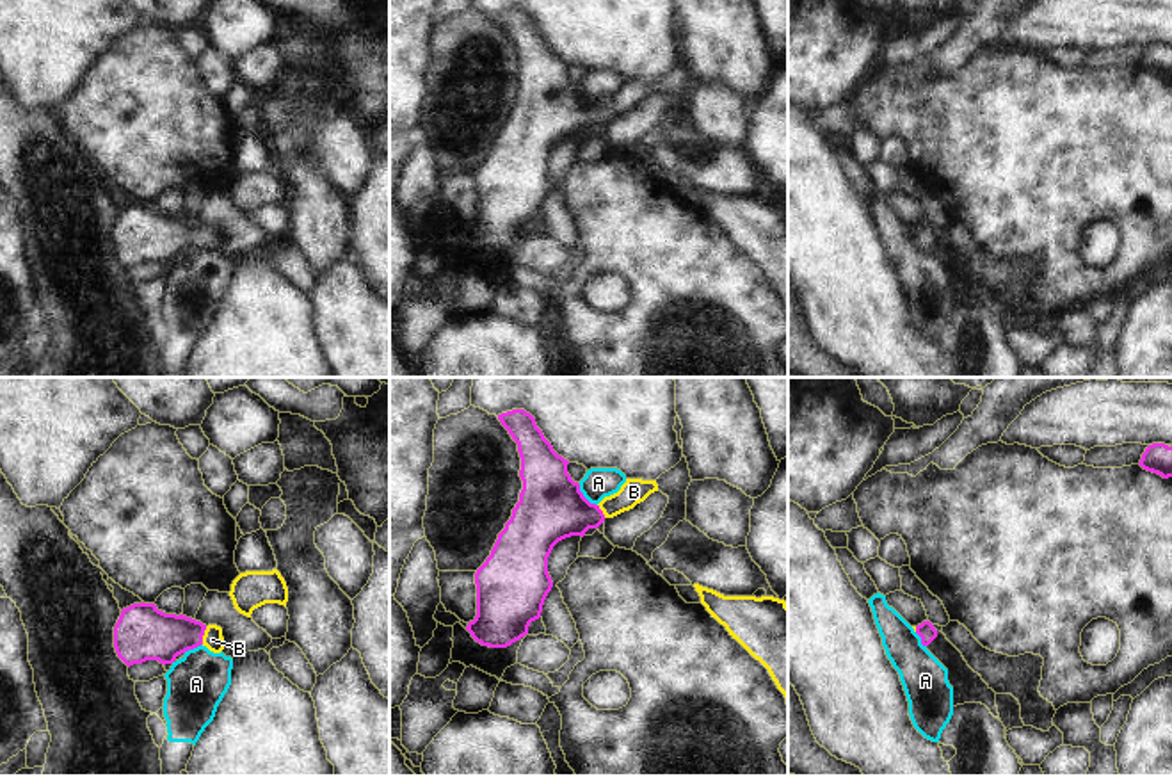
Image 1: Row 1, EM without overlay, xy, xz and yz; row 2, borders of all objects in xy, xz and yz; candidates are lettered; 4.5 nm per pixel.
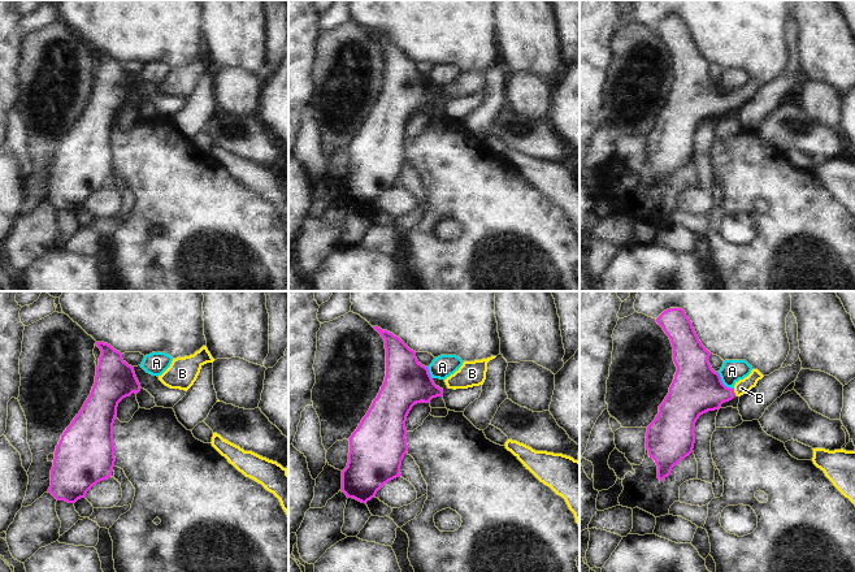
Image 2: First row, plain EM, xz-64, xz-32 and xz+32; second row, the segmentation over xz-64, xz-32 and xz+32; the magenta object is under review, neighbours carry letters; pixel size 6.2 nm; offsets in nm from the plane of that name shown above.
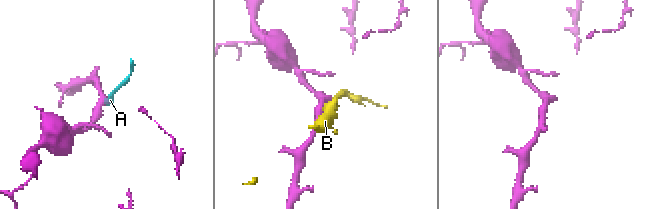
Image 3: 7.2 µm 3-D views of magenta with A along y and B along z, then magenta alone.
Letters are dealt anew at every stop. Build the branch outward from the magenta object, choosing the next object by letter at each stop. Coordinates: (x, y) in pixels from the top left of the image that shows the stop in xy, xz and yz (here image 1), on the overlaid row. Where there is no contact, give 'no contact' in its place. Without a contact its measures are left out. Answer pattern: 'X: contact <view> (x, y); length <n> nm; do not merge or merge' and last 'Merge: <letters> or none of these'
A: contact xz (584, 497); length 130 nm; do not merge
B: contact xy (203, 634); length 80 nm; merge
Merge: B

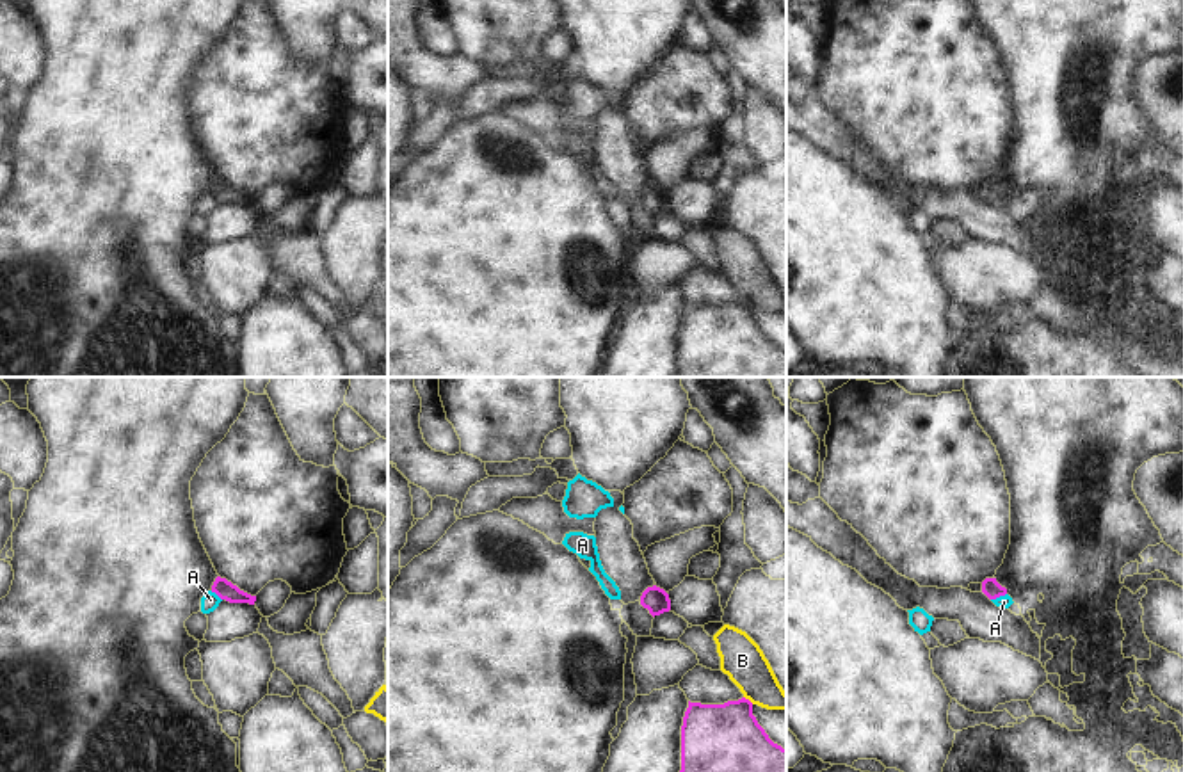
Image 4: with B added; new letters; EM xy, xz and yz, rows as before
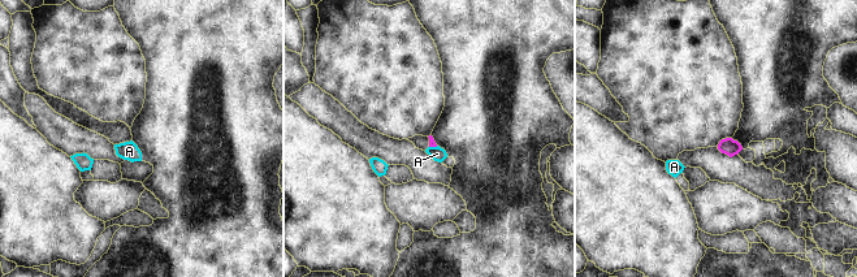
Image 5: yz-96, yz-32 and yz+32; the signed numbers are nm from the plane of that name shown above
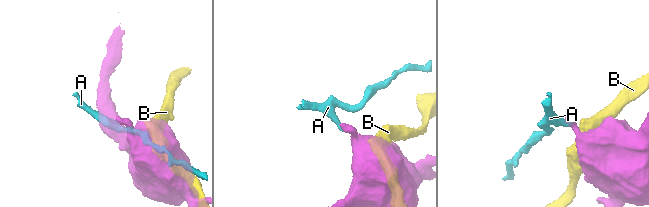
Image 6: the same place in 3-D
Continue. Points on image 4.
A: contact yz (998, 596); length 80 nm; do not merge
B: contact xz (748, 699); length 60 nm; do not merge
Merge: none of these

